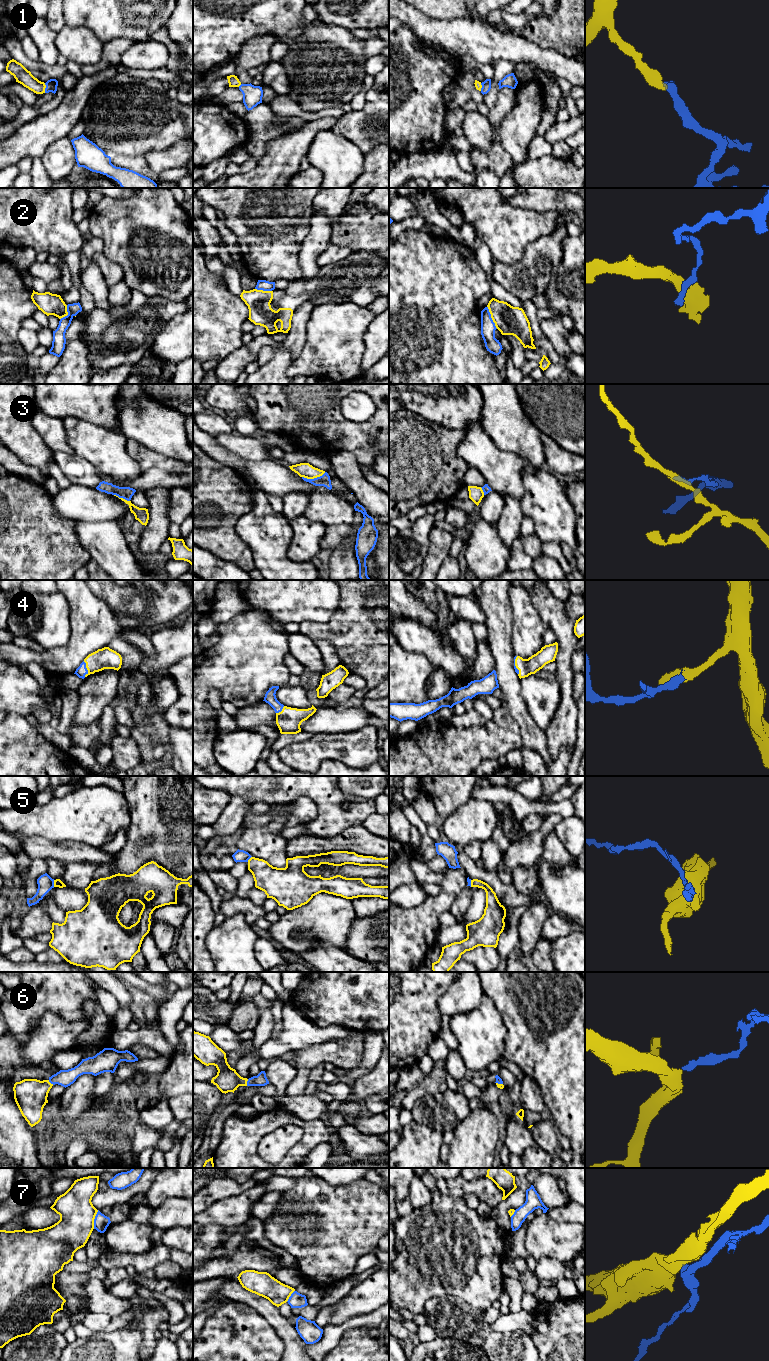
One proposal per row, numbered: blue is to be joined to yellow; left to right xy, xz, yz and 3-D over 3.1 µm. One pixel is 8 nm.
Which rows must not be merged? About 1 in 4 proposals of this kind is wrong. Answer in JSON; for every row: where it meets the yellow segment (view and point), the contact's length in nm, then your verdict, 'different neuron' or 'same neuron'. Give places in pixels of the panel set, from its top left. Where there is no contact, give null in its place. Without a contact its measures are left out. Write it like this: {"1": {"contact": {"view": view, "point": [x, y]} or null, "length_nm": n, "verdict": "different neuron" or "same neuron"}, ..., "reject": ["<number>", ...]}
{"1": {"contact": {"view": "xy", "point": [45, 87]}, "length_nm": 80, "verdict": "same neuron"}, "2": {"contact": {"view": "yz", "point": [491, 317]}, "length_nm": 200, "verdict": "different neuron"}, "3": {"contact": {"view": "xz", "point": [313, 478]}, "length_nm": 200, "verdict": "different neuron"}, "4": {"contact": {"view": "xy", "point": [87, 669]}, "length_nm": 130, "verdict": "same neuron"}, "5": {"contact": {"view": "xy", "point": [54, 883]}, "length_nm": 60, "verdict": "different neuron"}, "6": {"contact": {"view": "xz", "point": [246, 1082]}, "length_nm": 60, "verdict": "same neuron"}, "7": {"contact": {"view": "xy", "point": [94, 1218]}, "length_nm": 160, "verdict": "different neuron"}, "reject": ["2", "3", "5", "7"]}

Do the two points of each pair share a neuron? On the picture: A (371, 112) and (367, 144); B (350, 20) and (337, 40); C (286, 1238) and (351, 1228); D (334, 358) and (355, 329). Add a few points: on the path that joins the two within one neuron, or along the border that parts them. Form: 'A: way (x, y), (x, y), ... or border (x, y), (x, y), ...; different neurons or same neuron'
A: way (371, 120), (371, 125), (367, 129), (367, 136); same neuron
B: border (322, 20), (351, 31); different neurons
C: way (302, 1237), (333, 1237), (335, 1235); same neuron
D: way (334, 350), (334, 347), (347, 334); same neuron

